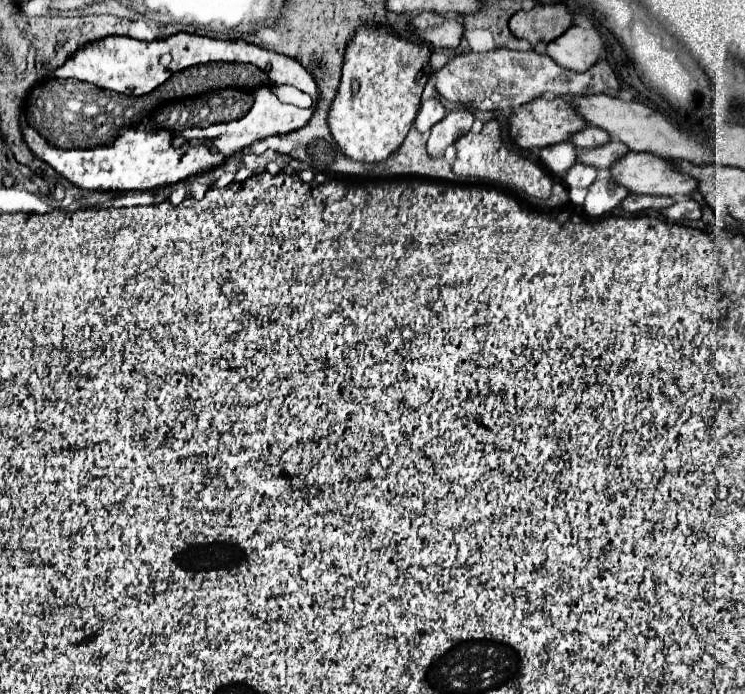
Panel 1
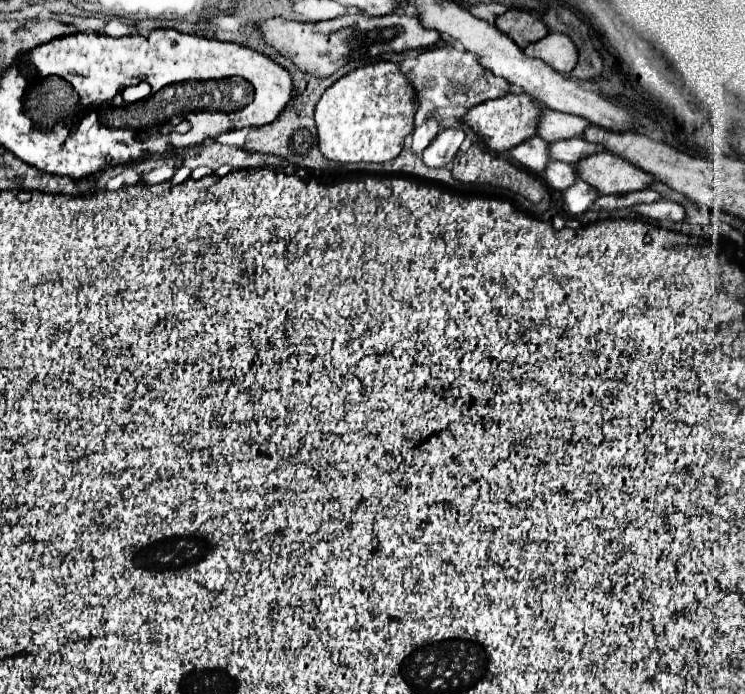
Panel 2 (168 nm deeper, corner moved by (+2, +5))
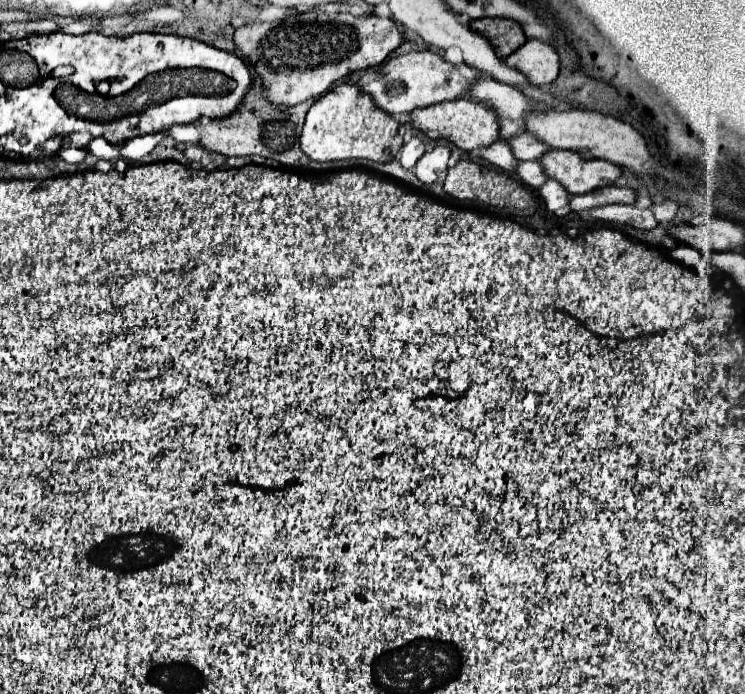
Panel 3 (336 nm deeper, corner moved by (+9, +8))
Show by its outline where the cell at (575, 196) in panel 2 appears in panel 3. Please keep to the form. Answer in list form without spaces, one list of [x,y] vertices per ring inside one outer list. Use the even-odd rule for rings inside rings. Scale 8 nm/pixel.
[[[548,179],[540,187],[540,195],[542,195],[542,199],[550,211],[558,211],[560,207],[568,205],[568,201],[570,201],[570,193],[562,185],[554,183],[554,179]]]

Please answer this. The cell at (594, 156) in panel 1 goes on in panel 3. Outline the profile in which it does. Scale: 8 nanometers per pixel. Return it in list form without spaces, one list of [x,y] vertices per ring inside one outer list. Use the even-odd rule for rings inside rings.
[[[528,133],[512,137],[512,139],[508,139],[508,143],[510,143],[516,159],[520,159],[520,161],[540,159],[550,149],[550,147],[546,147],[546,143],[538,143],[538,139],[534,139]]]

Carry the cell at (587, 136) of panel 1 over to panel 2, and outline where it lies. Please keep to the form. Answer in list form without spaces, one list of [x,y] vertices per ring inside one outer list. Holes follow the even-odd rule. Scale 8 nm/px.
[[[541,108],[539,124],[537,124],[537,136],[541,136],[545,142],[557,142],[565,138],[575,138],[585,130],[589,122],[579,116],[555,112],[549,108]]]

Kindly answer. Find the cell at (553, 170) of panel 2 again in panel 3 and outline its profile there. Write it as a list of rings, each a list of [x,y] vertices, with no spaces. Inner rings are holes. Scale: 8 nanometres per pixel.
[[[520,161],[516,167],[516,173],[526,185],[534,189],[542,187],[542,183],[546,183],[546,177],[548,177],[546,171],[542,171],[542,163],[538,161]]]

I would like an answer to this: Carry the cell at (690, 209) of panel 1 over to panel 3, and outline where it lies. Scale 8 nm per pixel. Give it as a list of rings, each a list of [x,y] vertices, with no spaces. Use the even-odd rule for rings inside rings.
[[[604,205],[592,209],[592,217],[598,221],[632,225],[638,229],[652,229],[658,225],[652,209],[640,209],[636,205]]]

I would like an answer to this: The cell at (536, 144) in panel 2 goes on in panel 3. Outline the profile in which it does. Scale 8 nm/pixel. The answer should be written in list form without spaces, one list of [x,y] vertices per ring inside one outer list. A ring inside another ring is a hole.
[[[500,139],[496,143],[492,143],[490,147],[486,147],[480,155],[486,163],[494,165],[494,167],[500,167],[504,171],[514,171],[514,167],[518,165],[518,159],[514,159],[514,153],[512,153],[512,147]]]

